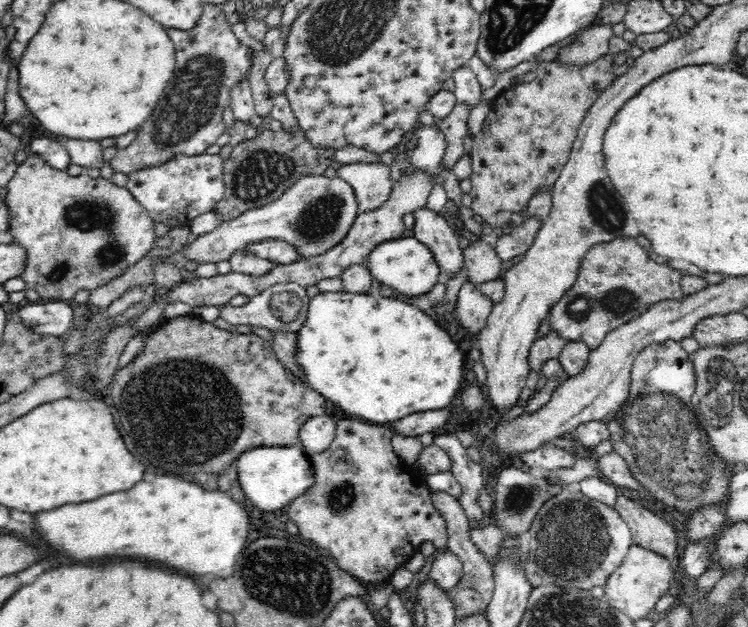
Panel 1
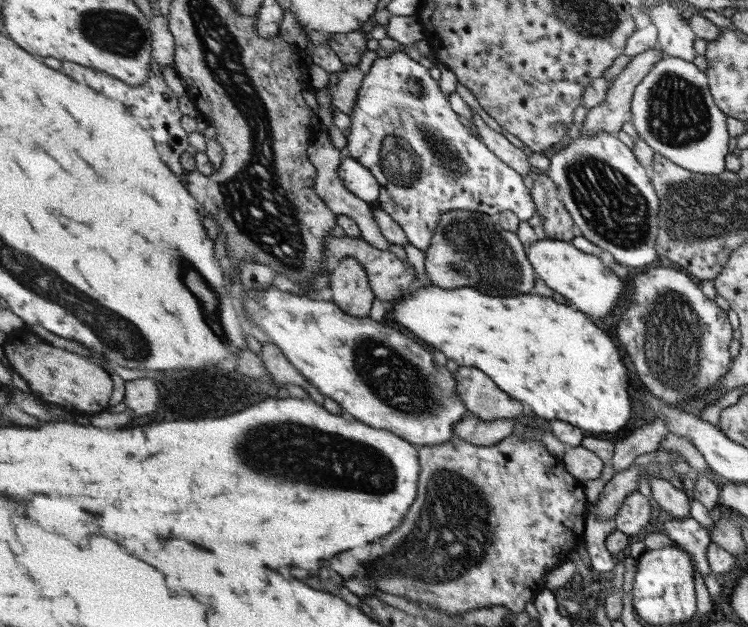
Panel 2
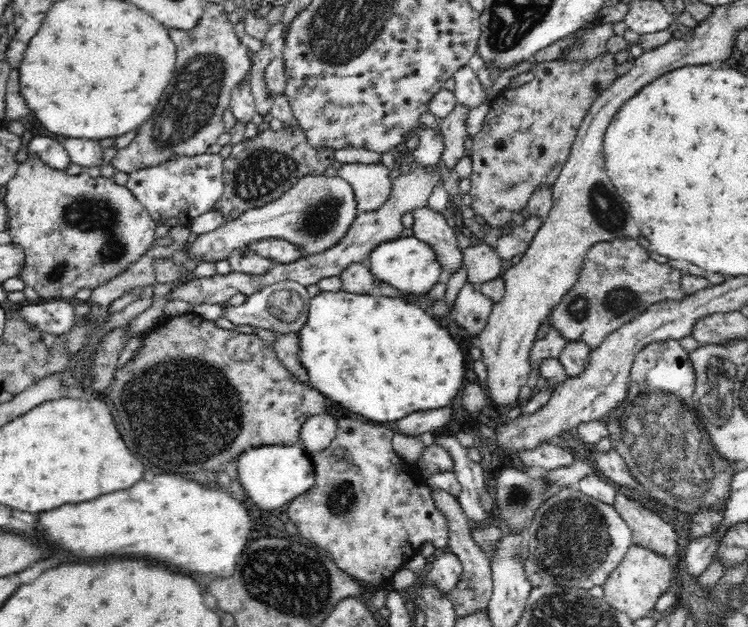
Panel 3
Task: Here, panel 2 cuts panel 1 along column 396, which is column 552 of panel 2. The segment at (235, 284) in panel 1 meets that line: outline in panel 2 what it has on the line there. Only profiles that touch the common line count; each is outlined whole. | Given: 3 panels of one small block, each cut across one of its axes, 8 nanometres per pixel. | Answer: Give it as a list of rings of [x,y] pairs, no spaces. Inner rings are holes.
[[[533,170],[529,172],[529,182],[533,188],[533,200],[537,204],[537,214],[543,216],[543,224],[539,228],[541,238],[571,242],[575,238],[571,234],[571,226],[575,222],[559,200],[557,186],[553,186],[553,180]]]

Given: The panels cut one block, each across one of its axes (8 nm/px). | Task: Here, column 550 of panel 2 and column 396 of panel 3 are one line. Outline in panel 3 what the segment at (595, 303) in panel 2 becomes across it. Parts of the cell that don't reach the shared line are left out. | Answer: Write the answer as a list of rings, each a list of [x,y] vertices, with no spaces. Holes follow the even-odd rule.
[[[414,236],[384,242],[384,244],[376,246],[372,250],[370,258],[366,260],[366,264],[372,270],[376,280],[390,284],[404,294],[428,294],[436,284],[440,284],[444,280],[444,270],[442,270],[440,260],[436,258],[436,250],[432,250],[432,246],[426,246],[424,242],[416,240]]]

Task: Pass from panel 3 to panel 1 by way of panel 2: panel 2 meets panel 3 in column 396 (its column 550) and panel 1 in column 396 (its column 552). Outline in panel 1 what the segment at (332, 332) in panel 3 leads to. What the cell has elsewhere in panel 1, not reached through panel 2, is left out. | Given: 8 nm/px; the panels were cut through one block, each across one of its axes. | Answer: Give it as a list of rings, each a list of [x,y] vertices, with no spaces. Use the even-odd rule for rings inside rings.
[[[320,292],[318,296],[314,296],[308,302],[308,312],[306,312],[306,320],[302,324],[302,328],[296,332],[298,334],[298,354],[296,354],[296,362],[298,366],[306,372],[304,376],[308,378],[306,384],[310,390],[322,394],[328,400],[328,406],[332,412],[336,412],[340,418],[350,418],[350,420],[362,420],[362,422],[372,422],[372,424],[384,424],[384,422],[398,422],[410,414],[418,414],[418,412],[430,412],[430,410],[440,410],[450,406],[450,400],[456,396],[456,390],[462,382],[462,364],[466,358],[462,358],[458,346],[452,342],[452,338],[448,336],[446,330],[442,330],[432,318],[428,318],[424,314],[424,310],[420,310],[414,304],[408,302],[400,302],[396,298],[384,298],[382,294],[352,294],[352,292]]]

